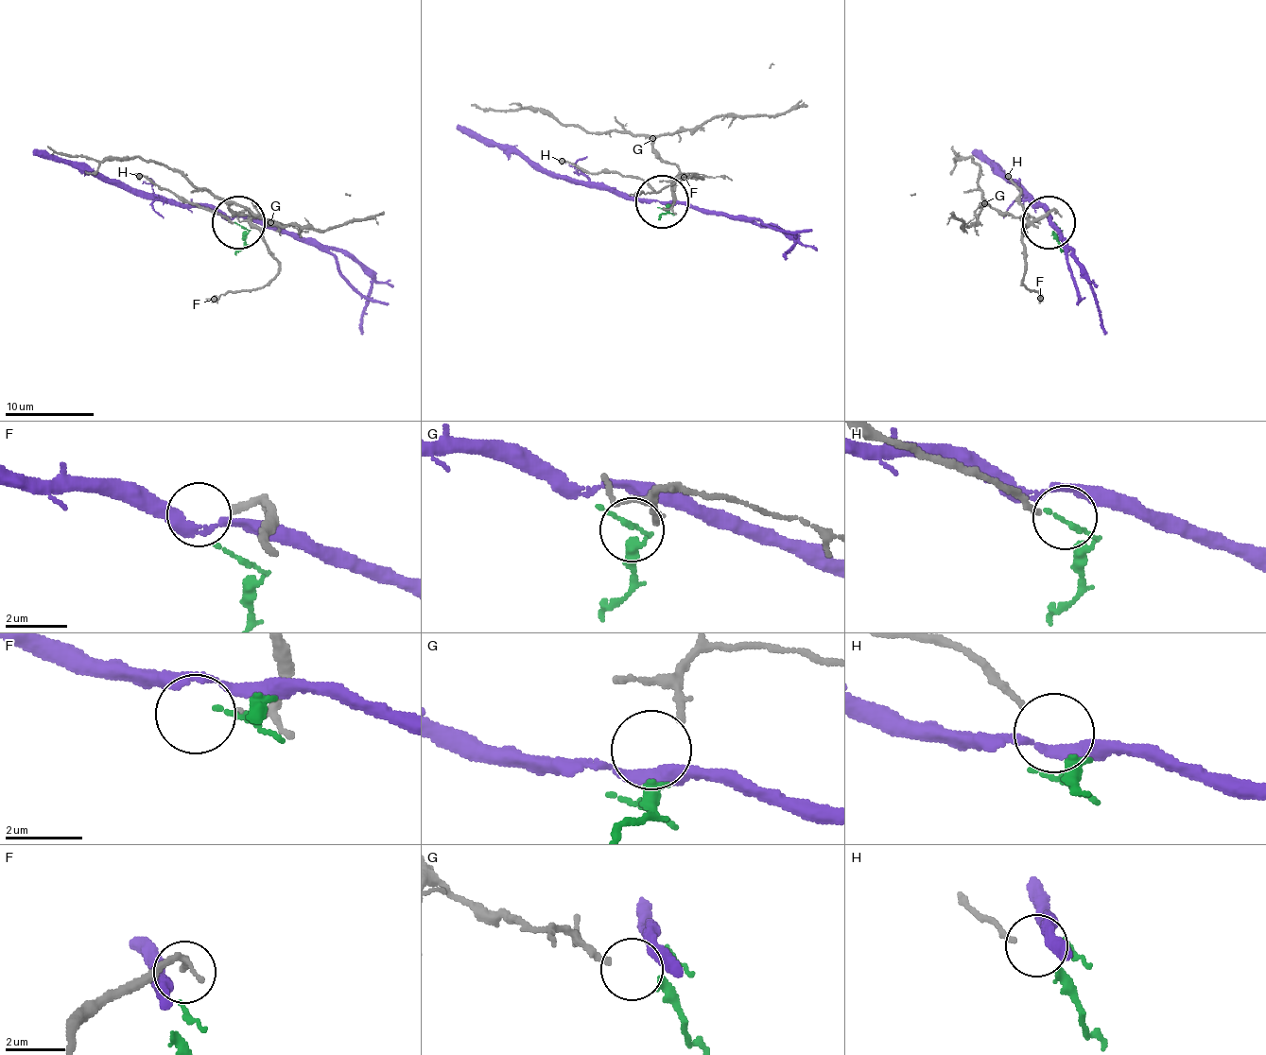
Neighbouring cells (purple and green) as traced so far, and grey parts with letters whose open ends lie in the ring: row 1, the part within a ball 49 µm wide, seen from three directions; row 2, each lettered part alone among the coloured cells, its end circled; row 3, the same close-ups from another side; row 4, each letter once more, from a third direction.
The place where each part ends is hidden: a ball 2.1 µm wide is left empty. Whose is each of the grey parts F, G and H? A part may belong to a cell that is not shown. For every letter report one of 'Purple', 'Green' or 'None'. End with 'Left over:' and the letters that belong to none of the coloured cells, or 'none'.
F: Purple
G: Green
H: None
Left over: H

